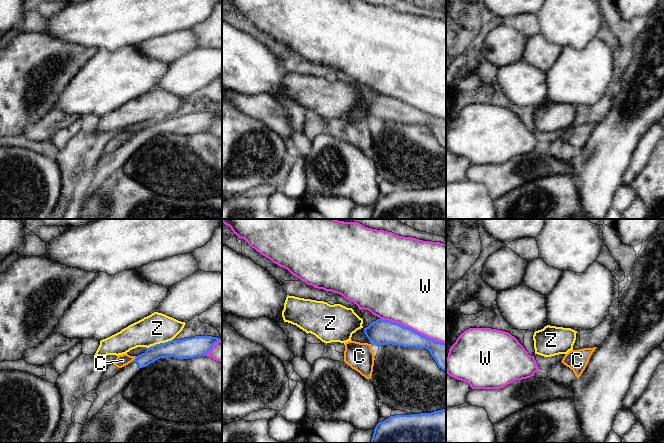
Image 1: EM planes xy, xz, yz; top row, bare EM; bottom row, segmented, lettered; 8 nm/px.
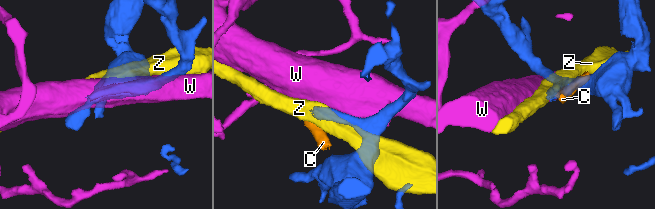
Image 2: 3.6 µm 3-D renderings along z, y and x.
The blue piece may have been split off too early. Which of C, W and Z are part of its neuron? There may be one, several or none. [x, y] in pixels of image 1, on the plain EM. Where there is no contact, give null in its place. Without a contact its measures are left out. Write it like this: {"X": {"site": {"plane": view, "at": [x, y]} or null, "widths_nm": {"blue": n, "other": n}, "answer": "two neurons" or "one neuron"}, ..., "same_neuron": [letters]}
{"C": {"site": {"plane": "xy", "at": [134, 135]}, "widths_nm": {"blue": 120, "other": 100}, "answer": "two neurons"}, "W": {"site": {"plane": "xz", "at": [413, 106]}, "widths_nm": {"blue": 200, "other": 500}, "answer": "two neurons"}, "Z": {"site": {"plane": "xy", "at": [160, 119]}, "widths_nm": {"blue": 160, "other": 240}, "answer": "two neurons"}, "same_neuron": []}

